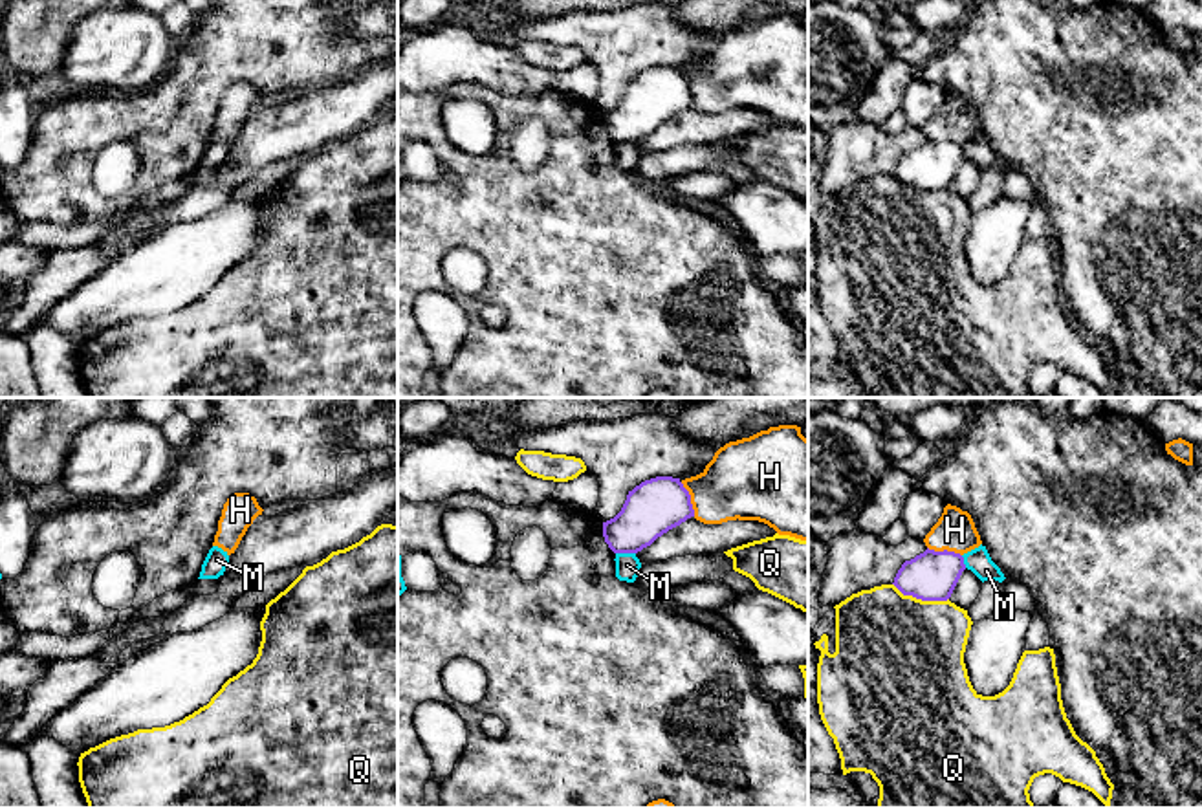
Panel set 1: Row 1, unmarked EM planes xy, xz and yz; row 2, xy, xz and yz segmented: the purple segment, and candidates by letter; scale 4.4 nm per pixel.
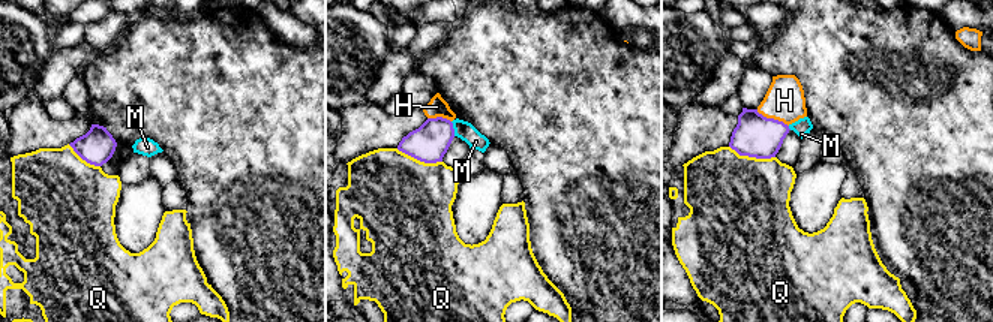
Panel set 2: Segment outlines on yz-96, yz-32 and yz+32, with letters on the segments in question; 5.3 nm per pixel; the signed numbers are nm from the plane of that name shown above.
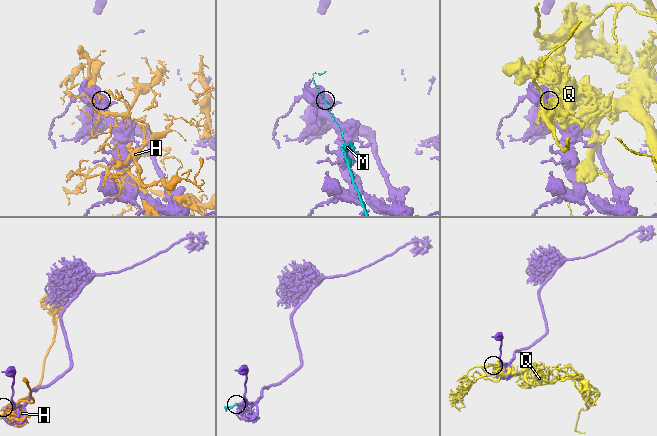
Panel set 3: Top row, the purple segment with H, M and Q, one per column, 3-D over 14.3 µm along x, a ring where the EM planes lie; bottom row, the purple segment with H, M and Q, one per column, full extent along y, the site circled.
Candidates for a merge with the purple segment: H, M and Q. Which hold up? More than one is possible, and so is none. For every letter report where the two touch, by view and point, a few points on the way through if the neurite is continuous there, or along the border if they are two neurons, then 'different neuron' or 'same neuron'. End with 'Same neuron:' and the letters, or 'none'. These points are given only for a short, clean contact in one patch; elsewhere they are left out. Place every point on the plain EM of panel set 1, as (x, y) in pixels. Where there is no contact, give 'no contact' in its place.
H: contact xz (689, 88); different neuron
M: contact xz (625, 141); border xz (616, 141), (634, 143); different neuron
Q: contact yz (920, 187); different neuron
Same neuron: none

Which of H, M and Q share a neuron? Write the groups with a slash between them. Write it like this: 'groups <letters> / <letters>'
groups H / M / Q

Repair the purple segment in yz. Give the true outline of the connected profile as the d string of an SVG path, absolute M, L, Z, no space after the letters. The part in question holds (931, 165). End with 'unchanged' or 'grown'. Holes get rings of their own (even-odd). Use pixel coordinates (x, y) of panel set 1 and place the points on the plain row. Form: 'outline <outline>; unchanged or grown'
outline M927 137L902 154L892 174L903 185L922 191L947 191L964 159L966 154L960 143Z; unchanged

